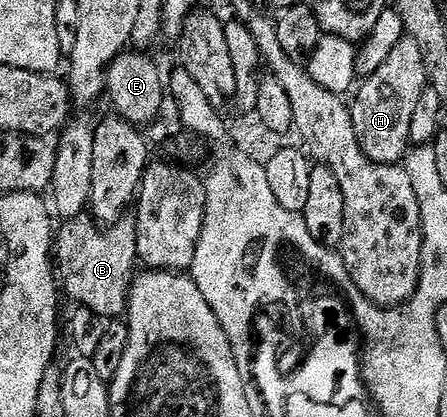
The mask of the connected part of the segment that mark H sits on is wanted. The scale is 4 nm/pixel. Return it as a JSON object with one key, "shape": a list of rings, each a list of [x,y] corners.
{"shape":[[[404,37],[391,51],[391,56],[372,75],[364,78],[356,90],[357,98],[351,101],[353,126],[359,139],[359,147],[376,165],[396,165],[404,162],[411,148],[411,115],[415,115],[415,103],[429,85],[429,74],[425,71],[423,51],[415,39]]]}

